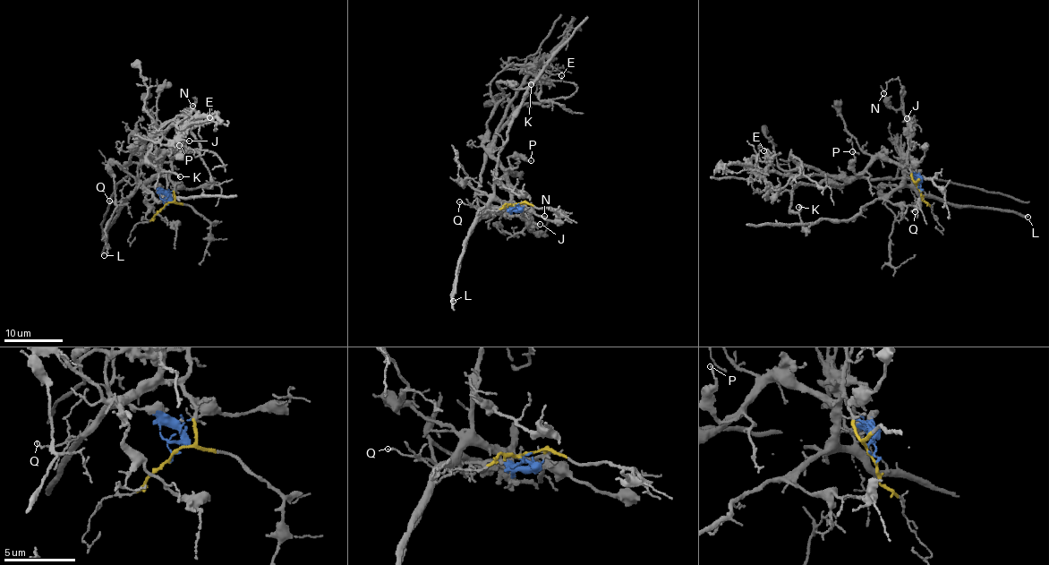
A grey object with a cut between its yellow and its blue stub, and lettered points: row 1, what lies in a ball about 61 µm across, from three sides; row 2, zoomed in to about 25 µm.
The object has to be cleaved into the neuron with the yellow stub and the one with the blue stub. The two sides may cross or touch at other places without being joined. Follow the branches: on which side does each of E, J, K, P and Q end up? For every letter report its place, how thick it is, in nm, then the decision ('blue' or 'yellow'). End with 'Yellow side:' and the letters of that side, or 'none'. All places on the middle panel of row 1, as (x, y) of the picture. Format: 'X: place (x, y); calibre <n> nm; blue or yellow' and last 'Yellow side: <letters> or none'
E: place (561, 75); calibre 150 nm; blue
J: place (540, 224); calibre 170 nm; blue
K: place (531, 84); calibre 180 nm; yellow
P: place (531, 160); calibre 130 nm; yellow
Q: place (459, 201); calibre 130 nm; yellow
Yellow side: K, P, Q

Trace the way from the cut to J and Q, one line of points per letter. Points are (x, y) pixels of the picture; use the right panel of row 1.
J: (920, 190), (917, 180), (908, 176), (901, 163), (908, 151), (909, 121), (907, 118)
Q: (920, 190), (913, 180), (910, 166), (906, 163), (906, 184), (919, 197), (915, 210)

